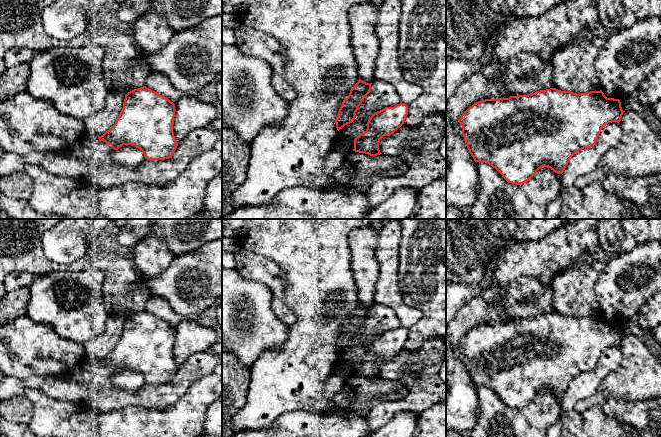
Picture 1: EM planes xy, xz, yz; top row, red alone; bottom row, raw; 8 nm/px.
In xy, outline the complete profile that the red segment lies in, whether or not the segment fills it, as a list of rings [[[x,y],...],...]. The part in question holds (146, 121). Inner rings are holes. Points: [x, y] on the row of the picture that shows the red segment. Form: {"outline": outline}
{"outline": [[[143,86],[125,94],[122,111],[100,141],[114,150],[123,145],[140,149],[147,160],[172,158],[178,143],[173,132],[175,104]]]}

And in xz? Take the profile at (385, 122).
{"outline": [[[400,103],[375,112],[367,122],[367,129],[354,139],[353,151],[370,156],[382,154],[379,142],[384,136],[393,134],[400,128],[408,115],[408,105]]]}

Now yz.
{"outline": [[[550,88],[527,95],[478,101],[461,115],[458,122],[463,127],[464,141],[474,161],[491,165],[508,183],[521,185],[543,166],[562,174],[571,157],[584,148],[594,147],[601,129],[608,123],[619,123],[624,112],[620,100],[607,98],[602,90],[577,94]]]}

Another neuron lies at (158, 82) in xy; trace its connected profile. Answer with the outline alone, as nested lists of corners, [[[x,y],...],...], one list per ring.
[[[150,73],[146,79],[145,86],[158,94],[167,97],[174,104],[177,103],[182,96],[187,95],[174,88],[169,79],[161,73]]]

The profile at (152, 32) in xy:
[[[151,3],[132,26],[134,39],[140,52],[151,55],[166,46],[174,35],[162,6]]]

